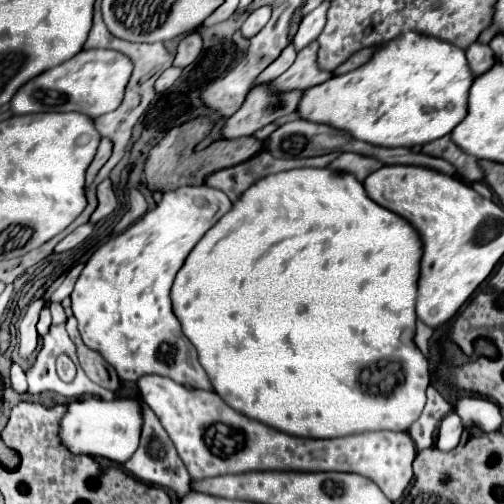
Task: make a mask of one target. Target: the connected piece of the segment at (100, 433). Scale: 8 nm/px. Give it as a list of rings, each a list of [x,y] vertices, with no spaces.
[[[89,396],[83,400],[69,402],[67,414],[61,420],[61,442],[71,452],[103,456],[113,462],[125,464],[137,450],[141,426],[143,426],[143,410],[137,398],[101,400],[101,398]]]

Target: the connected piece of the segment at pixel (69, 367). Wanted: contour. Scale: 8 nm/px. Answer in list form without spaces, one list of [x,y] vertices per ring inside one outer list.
[[[61,354],[61,356],[57,358],[57,374],[59,374],[61,380],[71,382],[71,380],[75,378],[75,370],[77,370],[77,368],[75,368],[73,360],[67,358],[67,354]]]

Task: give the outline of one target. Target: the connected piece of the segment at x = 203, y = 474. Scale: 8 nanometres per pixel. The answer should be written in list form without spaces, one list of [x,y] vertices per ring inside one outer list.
[[[145,374],[137,380],[141,400],[157,414],[163,428],[167,430],[169,438],[173,440],[183,464],[187,466],[193,480],[205,480],[225,474],[241,474],[253,470],[297,470],[297,472],[355,472],[361,476],[371,478],[391,502],[399,500],[413,478],[413,458],[417,456],[415,444],[407,432],[363,432],[343,438],[329,438],[329,440],[311,440],[291,436],[279,430],[269,430],[269,426],[249,420],[243,414],[237,414],[215,392],[209,390],[187,390],[185,386],[177,384],[171,378]]]

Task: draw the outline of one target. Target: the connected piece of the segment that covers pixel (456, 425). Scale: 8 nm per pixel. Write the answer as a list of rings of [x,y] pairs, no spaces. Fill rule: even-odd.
[[[451,412],[451,414],[441,422],[441,426],[439,426],[435,446],[437,446],[441,452],[453,450],[453,448],[459,444],[459,440],[461,440],[461,432],[463,432],[461,420],[457,418],[455,412]]]

